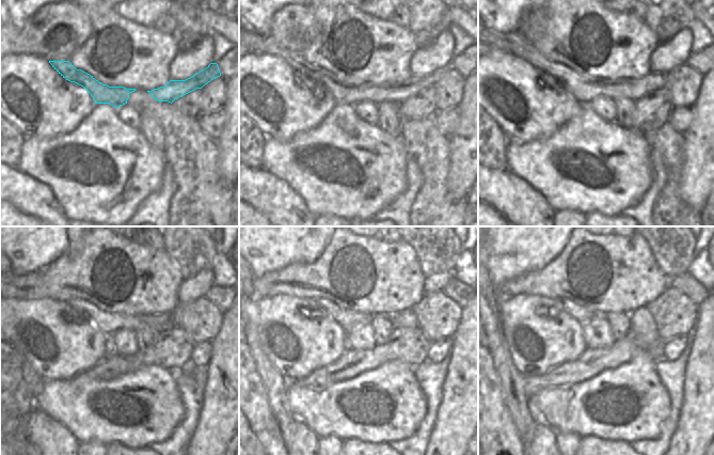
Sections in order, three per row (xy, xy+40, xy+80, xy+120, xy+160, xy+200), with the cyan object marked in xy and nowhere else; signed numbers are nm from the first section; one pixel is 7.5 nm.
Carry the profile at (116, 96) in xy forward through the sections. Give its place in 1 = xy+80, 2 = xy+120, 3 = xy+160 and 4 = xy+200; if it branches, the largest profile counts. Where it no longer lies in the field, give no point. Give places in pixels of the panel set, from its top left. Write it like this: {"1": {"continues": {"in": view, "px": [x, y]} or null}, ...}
{"1": {"continues": {"in": "xy+80", "px": [584, 90]}}, "2": {"continues": {"in": "xy+120", "px": [109, 323]}}, "3": {"continues": {"in": "xy+160", "px": [347, 319]}}, "4": {"continues": {"in": "xy+200", "px": [580, 313]}}}

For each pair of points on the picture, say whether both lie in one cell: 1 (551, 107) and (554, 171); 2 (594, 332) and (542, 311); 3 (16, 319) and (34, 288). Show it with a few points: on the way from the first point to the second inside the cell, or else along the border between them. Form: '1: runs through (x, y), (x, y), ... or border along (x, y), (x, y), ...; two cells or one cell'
1: border along (571, 119), (548, 137), (527, 141); two cells
2: border along (580, 323), (583, 329), (583, 339), (588, 347); two cells
3: border along (11, 297), (19, 299), (53, 299); two cells

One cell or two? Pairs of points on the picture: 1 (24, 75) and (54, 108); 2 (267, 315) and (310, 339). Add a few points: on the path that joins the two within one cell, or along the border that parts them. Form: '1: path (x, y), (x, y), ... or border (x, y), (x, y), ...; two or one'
1: path (32, 82), (46, 99); one
2: path (278, 315), (299, 333); one

